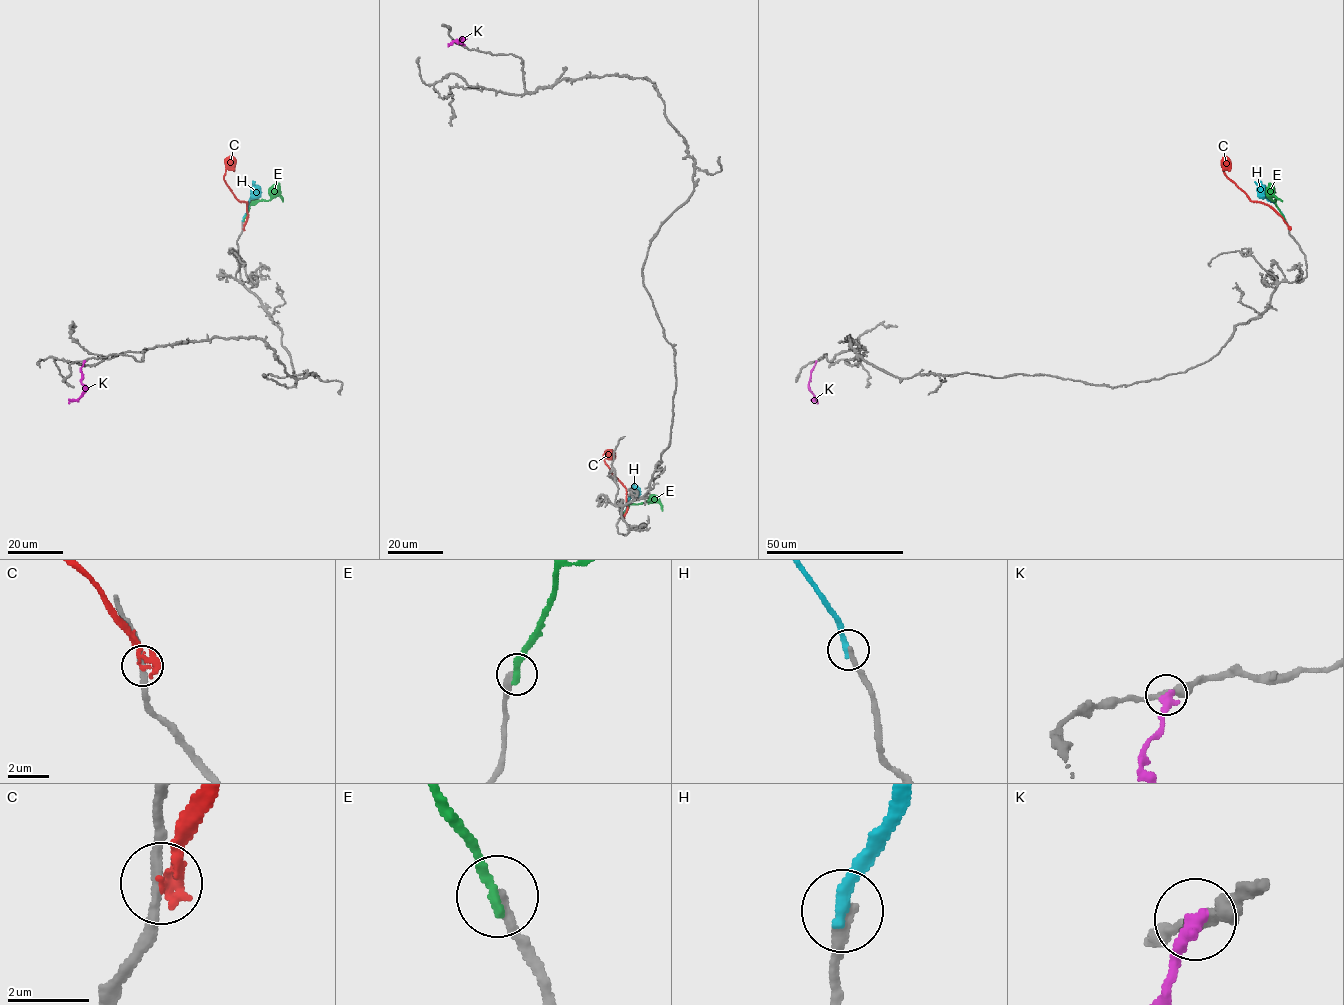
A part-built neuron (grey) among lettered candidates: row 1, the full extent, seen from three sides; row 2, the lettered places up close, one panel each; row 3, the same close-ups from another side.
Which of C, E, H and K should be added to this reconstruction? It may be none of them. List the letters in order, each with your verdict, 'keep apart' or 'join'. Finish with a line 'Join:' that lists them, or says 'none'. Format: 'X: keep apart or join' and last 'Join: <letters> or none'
C: keep apart
E: keep apart
H: keep apart
K: keep apart
Join: none

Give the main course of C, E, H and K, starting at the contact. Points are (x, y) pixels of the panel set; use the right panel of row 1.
C: (1288, 228), (1271, 207), (1252, 201), (1225, 175), (1223, 164), (1228, 157)
E: (1285, 219), (1270, 198), (1274, 195), (1282, 201)
H: (1285, 219), (1254, 181)
K: (817, 361), (808, 388), (817, 403)

